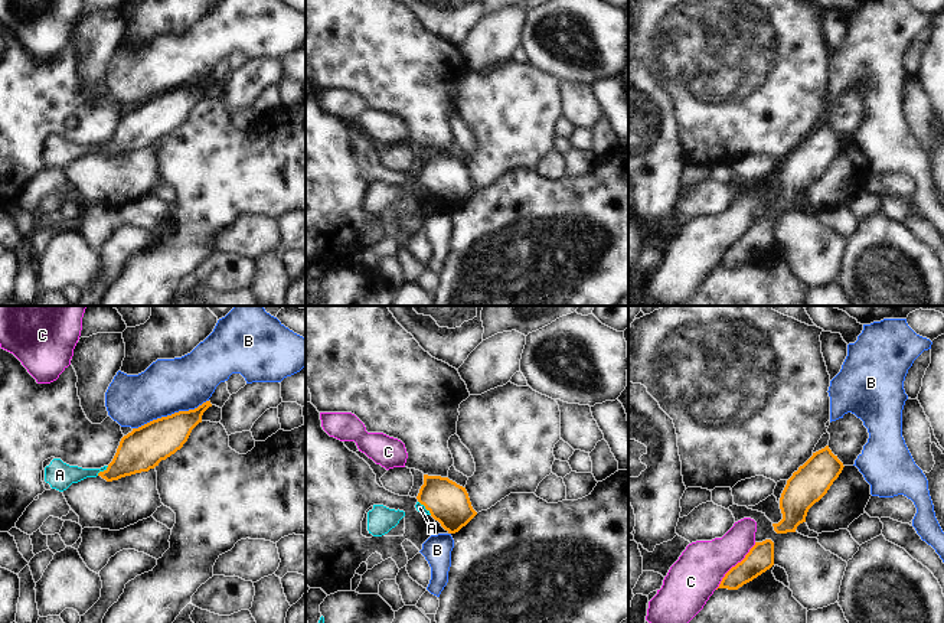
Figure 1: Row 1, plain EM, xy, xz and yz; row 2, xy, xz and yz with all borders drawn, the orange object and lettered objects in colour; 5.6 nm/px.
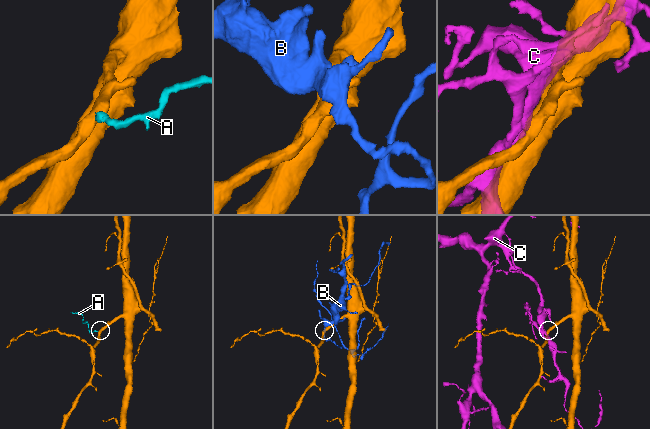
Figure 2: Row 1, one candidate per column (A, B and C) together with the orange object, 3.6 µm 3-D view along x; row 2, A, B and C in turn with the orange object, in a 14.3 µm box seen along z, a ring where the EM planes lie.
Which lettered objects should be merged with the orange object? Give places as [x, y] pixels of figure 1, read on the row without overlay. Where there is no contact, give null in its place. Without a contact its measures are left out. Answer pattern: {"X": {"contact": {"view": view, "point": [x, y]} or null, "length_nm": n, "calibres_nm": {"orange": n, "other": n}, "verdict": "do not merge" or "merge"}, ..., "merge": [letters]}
{"A": {"contact": {"view": "xy", "point": [104, 147]}, "length_nm": 90, "calibres_nm": {"orange": 240, "other": 150}, "verdict": "merge"}, "B": {"contact": {"view": "xy", "point": [172, 91]}, "length_nm": 460, "calibres_nm": {"orange": 240, "other": 300}, "verdict": "do not merge"}, "C": {"contact": {"view": "yz", "point": [735, 242]}, "length_nm": 340, "calibres_nm": {"orange": 150, "other": 280}, "verdict": "do not merge"}, "merge": ["A"]}

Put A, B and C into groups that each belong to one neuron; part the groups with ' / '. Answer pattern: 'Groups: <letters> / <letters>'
Groups: A / B / C

